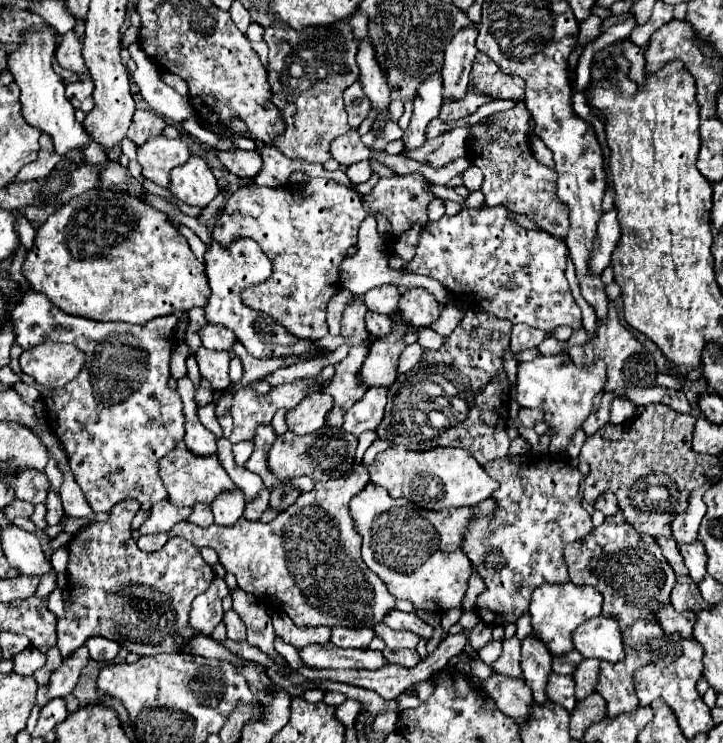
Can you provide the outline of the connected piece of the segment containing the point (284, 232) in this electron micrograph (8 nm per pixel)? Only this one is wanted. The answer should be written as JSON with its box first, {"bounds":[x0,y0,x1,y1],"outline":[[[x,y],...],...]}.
{"bounds":[212,179,366,341],"outline":[[[308,179],[306,183],[298,185],[298,189],[292,189],[292,187],[270,189],[270,187],[258,187],[250,183],[250,187],[246,185],[238,187],[228,197],[222,211],[216,217],[212,235],[224,245],[228,245],[230,239],[234,237],[254,239],[262,247],[266,257],[272,261],[272,275],[264,283],[246,287],[242,291],[244,305],[270,315],[276,323],[280,323],[290,335],[298,339],[318,341],[324,335],[328,335],[326,303],[338,291],[340,263],[348,255],[348,247],[356,245],[358,227],[364,217],[366,217],[366,211],[362,209],[360,197],[348,187],[332,179]]]}

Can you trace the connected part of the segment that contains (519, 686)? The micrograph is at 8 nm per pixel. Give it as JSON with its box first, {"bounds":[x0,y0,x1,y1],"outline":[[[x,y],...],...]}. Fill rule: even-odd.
{"bounds":[484,671,532,723],"outline":[[[492,671],[492,675],[484,681],[484,689],[496,701],[502,713],[518,723],[526,721],[532,703],[532,691],[524,681]]]}

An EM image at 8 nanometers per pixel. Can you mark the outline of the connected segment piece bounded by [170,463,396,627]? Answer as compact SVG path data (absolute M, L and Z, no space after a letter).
M360 463L338 479L316 483L310 493L302 493L298 501L286 509L286 513L278 513L270 523L246 521L240 517L234 525L210 525L202 529L182 521L170 529L170 537L182 537L198 549L212 547L218 553L220 565L238 579L238 587L242 591L254 595L260 603L268 603L268 607L280 607L296 625L374 625L380 623L390 609L394 609L396 599L390 597L382 579L364 565L360 557L362 539L358 539L358 533L354 533L354 523L348 509L354 493L358 493L358 489L362 489L362 485L368 481L368 471Z

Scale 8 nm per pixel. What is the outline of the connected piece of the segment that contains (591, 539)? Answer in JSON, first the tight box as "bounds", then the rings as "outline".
{"bounds":[564,509,676,629],"outline":[[[620,509],[616,515],[606,517],[604,523],[594,527],[584,539],[568,543],[564,547],[564,561],[572,583],[592,585],[602,593],[602,615],[612,617],[620,629],[630,627],[638,619],[654,621],[654,609],[658,609],[662,601],[670,601],[670,591],[676,581],[674,571],[666,565],[666,557],[662,557],[652,537],[638,533],[626,523]]]}

